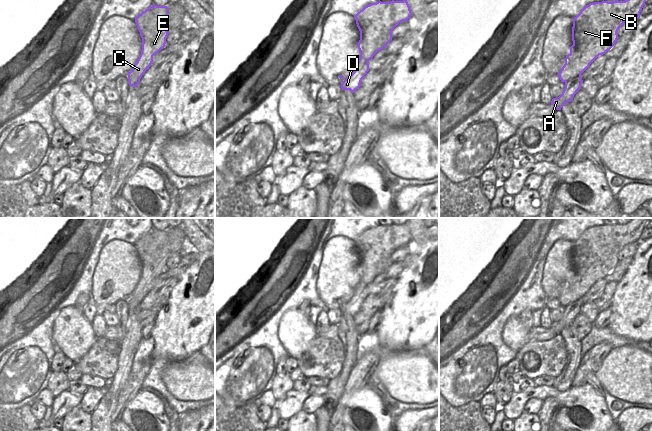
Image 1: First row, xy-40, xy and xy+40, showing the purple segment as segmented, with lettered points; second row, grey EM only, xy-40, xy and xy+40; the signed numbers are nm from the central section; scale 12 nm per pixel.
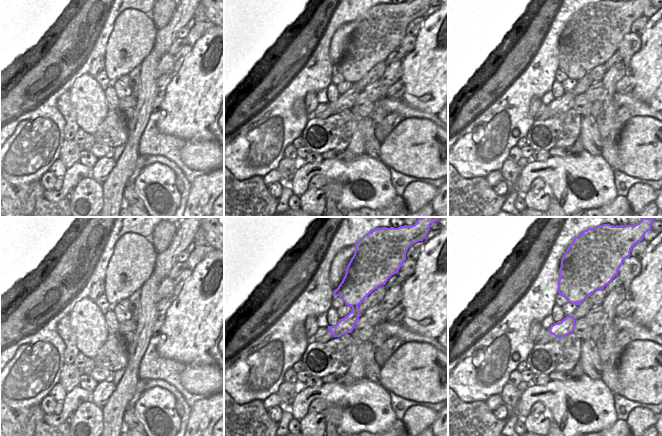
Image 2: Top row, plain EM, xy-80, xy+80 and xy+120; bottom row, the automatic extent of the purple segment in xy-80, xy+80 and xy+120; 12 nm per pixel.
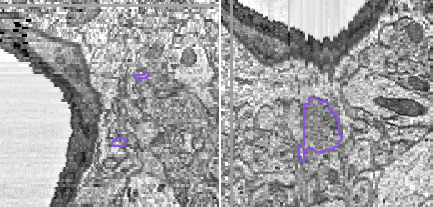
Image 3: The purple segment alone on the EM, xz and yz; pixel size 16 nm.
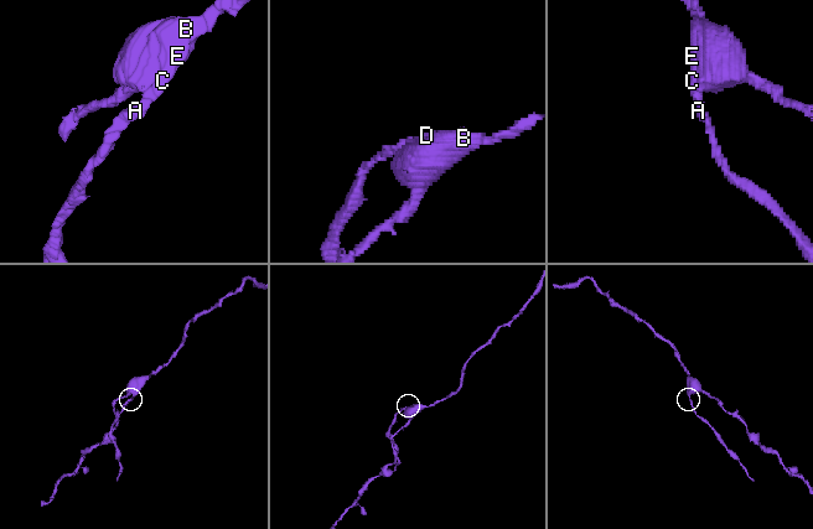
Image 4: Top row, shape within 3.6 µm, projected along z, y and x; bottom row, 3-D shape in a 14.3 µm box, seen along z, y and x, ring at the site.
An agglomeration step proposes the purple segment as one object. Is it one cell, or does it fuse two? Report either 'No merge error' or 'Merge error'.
Merge error.

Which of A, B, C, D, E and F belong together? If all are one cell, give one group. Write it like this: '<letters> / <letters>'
A D / B C E F

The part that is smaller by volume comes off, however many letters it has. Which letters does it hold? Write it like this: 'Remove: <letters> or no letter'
Remove: A, D

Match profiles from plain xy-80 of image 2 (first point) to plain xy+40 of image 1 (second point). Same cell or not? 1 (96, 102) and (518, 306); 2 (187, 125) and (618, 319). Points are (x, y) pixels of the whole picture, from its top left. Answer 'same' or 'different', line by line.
1: different
2: same

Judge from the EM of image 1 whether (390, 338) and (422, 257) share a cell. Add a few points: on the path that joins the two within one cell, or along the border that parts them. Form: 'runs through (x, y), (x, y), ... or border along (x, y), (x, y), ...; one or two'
runs through (410, 318), (421, 301), (421, 277); one

